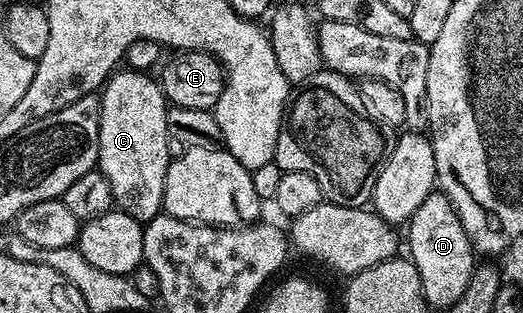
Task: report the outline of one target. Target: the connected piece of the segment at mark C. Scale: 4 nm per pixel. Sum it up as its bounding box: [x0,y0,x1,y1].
[95,68,171,224]

